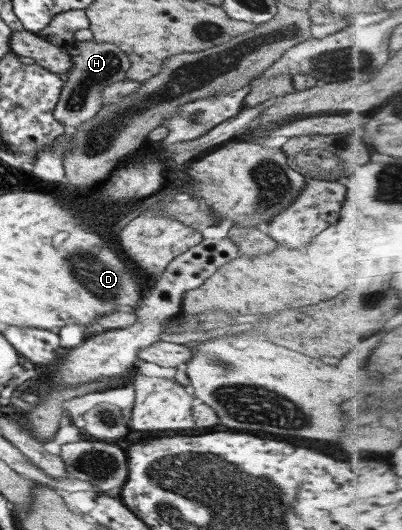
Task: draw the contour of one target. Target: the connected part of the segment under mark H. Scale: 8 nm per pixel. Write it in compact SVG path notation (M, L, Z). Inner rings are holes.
M74 41L68 47L67 53L72 65L66 75L52 115L66 129L73 130L79 123L85 122L100 109L102 105L100 92L103 88L126 78L126 70L130 62L127 55L111 43Z

